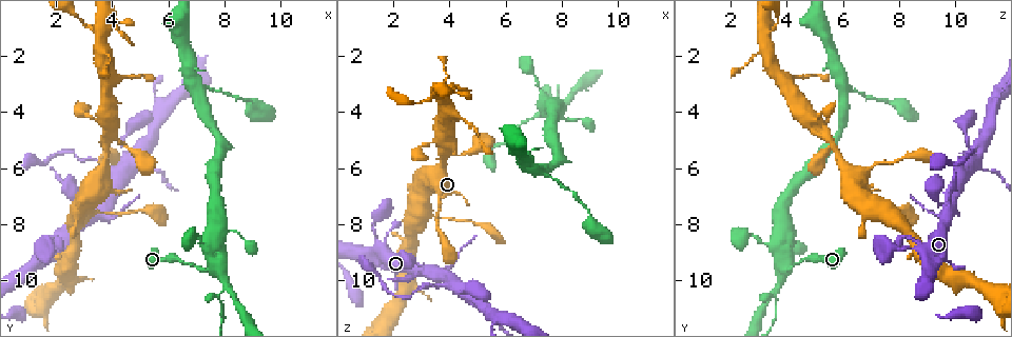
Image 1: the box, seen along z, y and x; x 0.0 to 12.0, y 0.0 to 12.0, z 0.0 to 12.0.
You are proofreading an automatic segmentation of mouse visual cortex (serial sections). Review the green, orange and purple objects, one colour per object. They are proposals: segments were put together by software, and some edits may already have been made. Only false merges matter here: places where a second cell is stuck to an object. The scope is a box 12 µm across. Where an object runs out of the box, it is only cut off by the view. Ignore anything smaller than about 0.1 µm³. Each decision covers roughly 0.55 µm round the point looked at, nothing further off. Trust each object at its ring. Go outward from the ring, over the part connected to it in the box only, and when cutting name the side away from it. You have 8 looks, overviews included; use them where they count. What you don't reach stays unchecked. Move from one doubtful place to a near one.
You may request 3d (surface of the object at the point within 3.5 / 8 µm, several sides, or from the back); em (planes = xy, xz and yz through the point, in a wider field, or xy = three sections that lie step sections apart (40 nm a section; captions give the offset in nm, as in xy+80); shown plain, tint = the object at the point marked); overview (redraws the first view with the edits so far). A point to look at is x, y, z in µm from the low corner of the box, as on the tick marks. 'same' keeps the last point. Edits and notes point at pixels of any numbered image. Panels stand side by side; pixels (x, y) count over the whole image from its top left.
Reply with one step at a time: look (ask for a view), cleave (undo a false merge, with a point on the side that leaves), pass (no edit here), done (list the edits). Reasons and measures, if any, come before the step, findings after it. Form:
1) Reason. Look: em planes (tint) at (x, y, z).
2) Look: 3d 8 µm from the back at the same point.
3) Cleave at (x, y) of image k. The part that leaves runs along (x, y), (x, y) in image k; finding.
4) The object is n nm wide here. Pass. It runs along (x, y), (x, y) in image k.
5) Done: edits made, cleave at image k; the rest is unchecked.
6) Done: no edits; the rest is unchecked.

Three arms meet. Look: 3d 3.5 µm at (4.0, 6.1, 10.1).

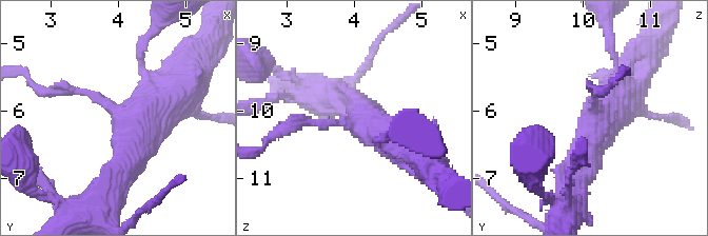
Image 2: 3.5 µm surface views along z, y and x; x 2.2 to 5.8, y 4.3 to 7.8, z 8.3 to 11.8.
3 arms meet here; the arms are 100, 400, 500 nm wide. Look: em xy step 5 (tint) at (4.00, 6.10, 10.10).

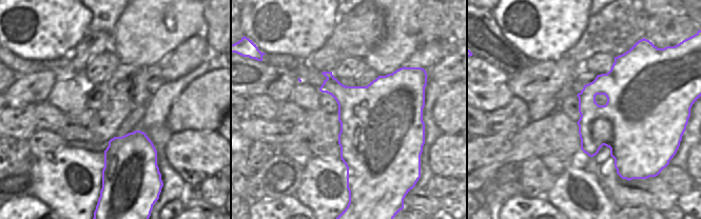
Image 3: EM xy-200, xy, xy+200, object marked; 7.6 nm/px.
Pass. It runs along (124, 174), (137, 135), (96, 93), (57, 90) in image 2; one cell here.

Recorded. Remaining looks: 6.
Sudden change in width. Look: em planes (tint) at (1.6, 5.9, 9.9).

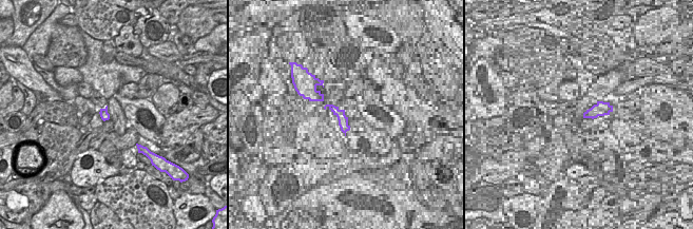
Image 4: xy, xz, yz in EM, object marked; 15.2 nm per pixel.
See where the arms go. Look: 3d 3.5 µm at the same point.

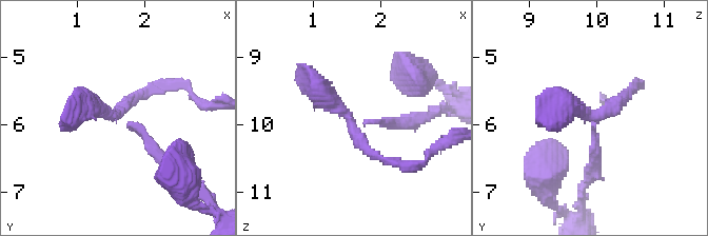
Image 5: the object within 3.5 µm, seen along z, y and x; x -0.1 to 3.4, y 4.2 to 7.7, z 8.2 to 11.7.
Pass. It runs along (390, 160), (364, 148), (348, 115), (306, 75) in image 5; one cell here.

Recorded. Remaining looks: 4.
Two arms in line, one across. Look: 3d 3.5 µm at (8.1, 10.2, 3.7).

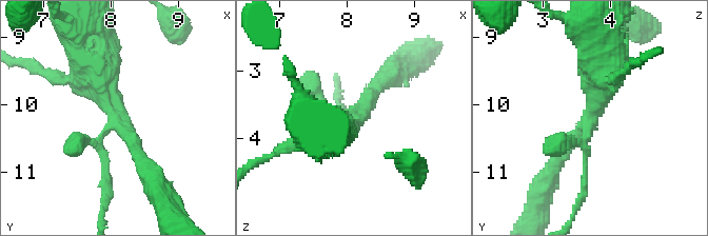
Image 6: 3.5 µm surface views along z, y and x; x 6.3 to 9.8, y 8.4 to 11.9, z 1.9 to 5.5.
Look: em xy step 3 (tint) at (8.10, 10.25, 3.70).

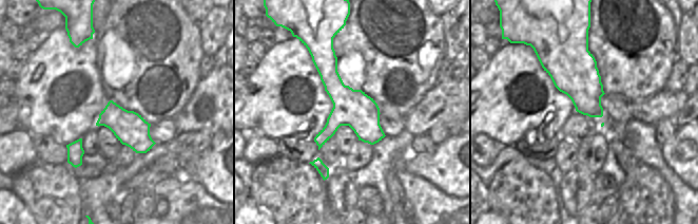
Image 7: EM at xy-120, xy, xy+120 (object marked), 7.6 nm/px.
The object is 280 nm wide here. Pass. It runs along (328, 44), (333, 86), (373, 141) in image 7; one cell here.

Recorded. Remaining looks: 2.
Done: no edits; the rest is unchecked.

